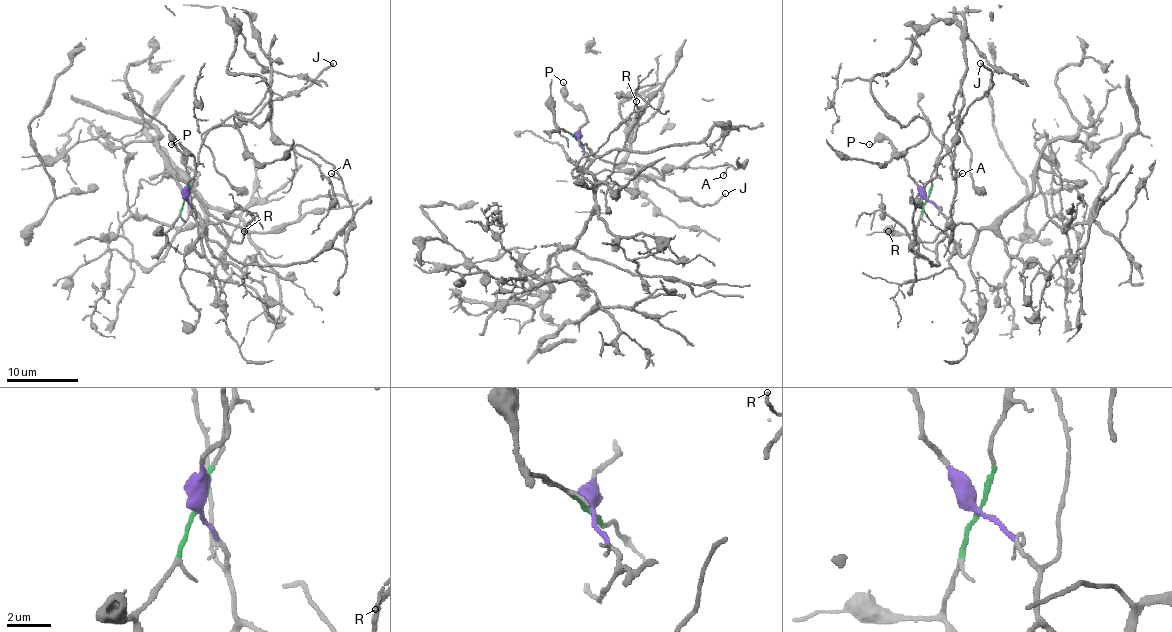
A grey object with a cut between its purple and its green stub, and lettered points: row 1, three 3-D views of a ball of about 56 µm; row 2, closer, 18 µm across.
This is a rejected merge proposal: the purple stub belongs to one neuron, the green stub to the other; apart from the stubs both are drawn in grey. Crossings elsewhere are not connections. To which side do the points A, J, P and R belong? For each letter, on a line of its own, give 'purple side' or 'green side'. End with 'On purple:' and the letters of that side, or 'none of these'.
A: green side
J: green side
P: purple side
R: purple side
On purple: P, R

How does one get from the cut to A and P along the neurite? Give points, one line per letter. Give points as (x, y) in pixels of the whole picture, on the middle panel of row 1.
A: (577, 140), (595, 156), (654, 167), (663, 176), (663, 171), (677, 167), (729, 165), (723, 176)
P: (577, 138), (586, 117), (565, 99), (563, 81)

